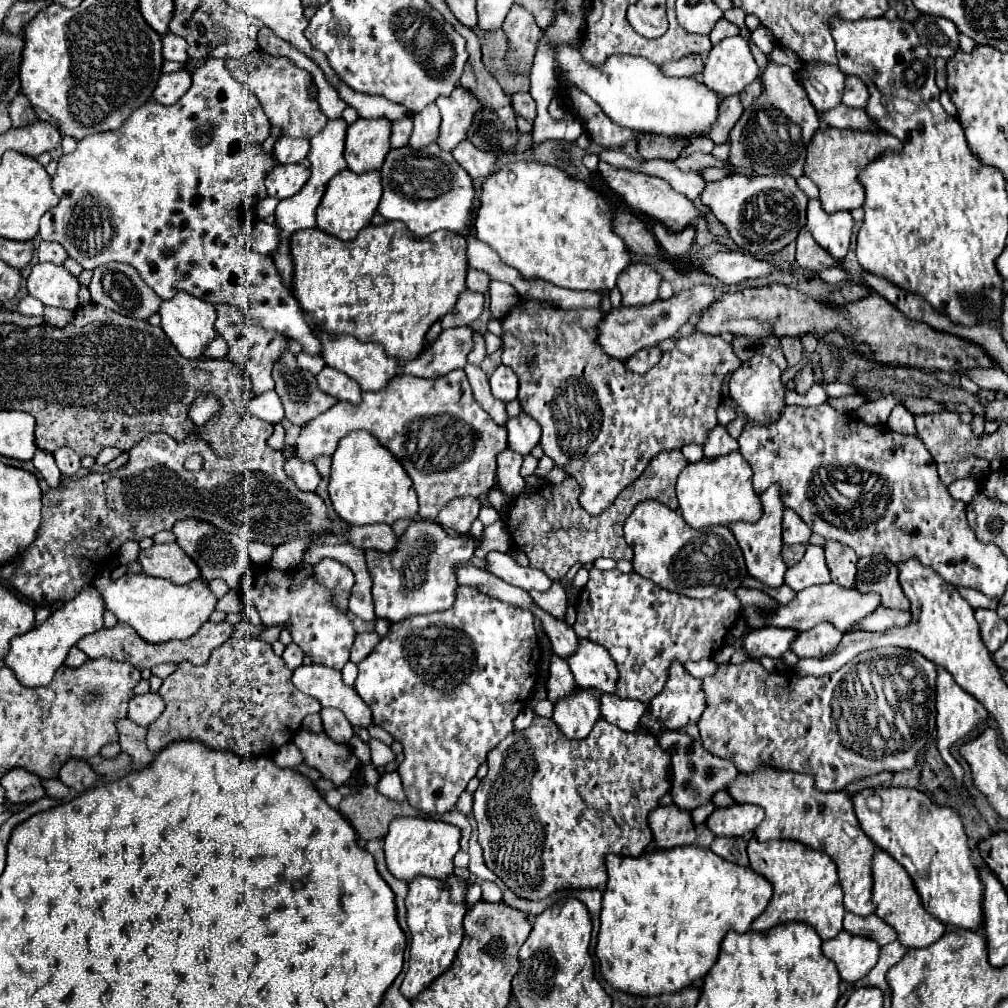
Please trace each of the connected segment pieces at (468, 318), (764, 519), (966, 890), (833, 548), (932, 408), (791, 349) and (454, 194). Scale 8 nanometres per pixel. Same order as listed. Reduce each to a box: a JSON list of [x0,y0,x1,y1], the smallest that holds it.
[[440,289,484,329],[730,487,786,587],[854,787,984,929],[824,539,856,589],[904,397,942,415],[780,335,804,367],[378,143,474,237]]

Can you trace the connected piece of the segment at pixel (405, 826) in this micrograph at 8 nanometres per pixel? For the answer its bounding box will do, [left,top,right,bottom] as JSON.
[384,817,460,883]

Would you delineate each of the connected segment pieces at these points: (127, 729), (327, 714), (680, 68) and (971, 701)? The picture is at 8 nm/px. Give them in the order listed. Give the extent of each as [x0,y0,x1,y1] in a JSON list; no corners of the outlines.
[[116,719,156,771],[320,709,354,743],[660,55,702,77],[936,667,988,787]]

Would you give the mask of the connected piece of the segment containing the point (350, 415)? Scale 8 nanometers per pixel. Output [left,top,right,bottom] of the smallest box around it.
[294,369,508,521]

